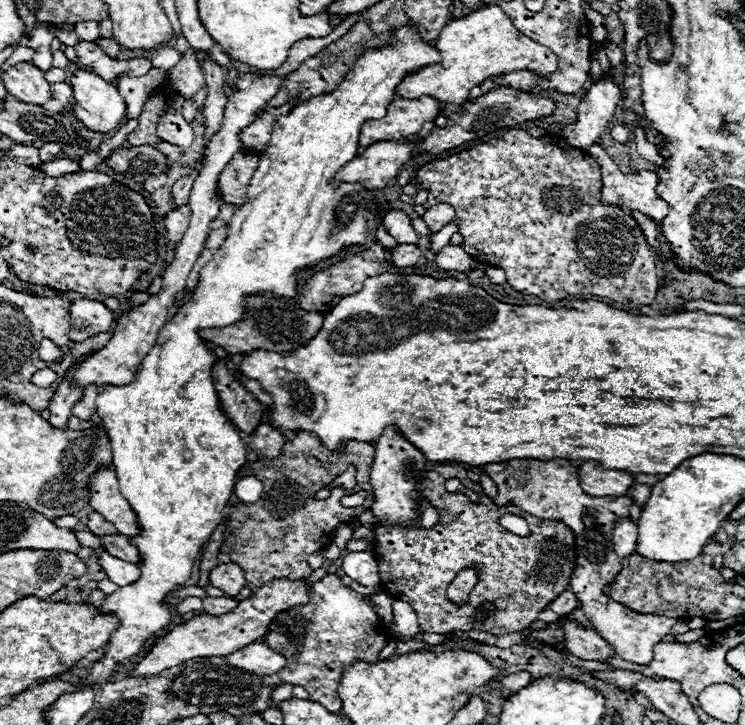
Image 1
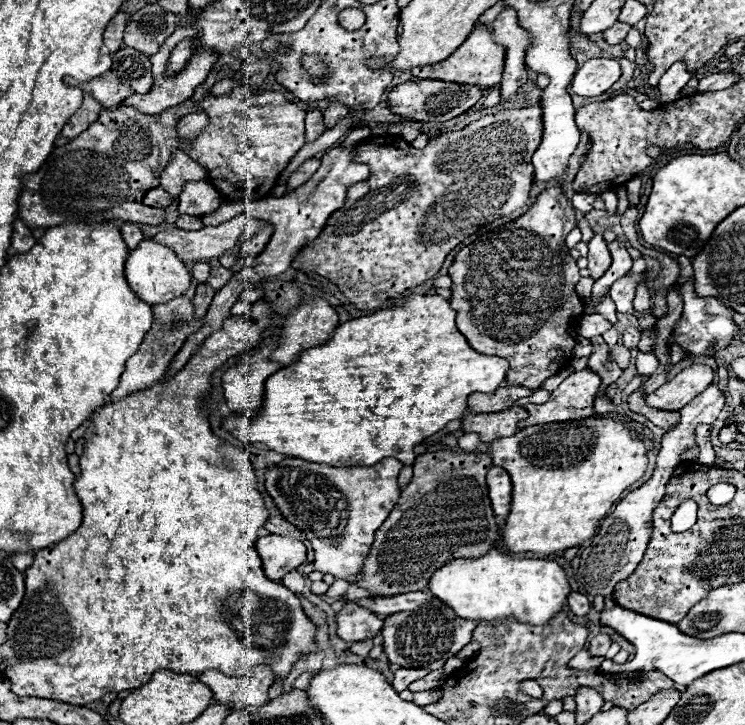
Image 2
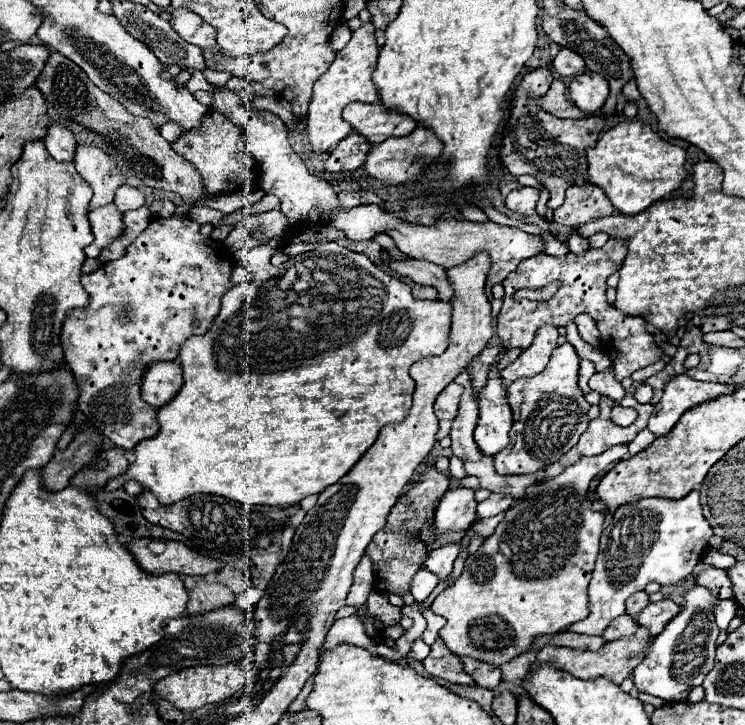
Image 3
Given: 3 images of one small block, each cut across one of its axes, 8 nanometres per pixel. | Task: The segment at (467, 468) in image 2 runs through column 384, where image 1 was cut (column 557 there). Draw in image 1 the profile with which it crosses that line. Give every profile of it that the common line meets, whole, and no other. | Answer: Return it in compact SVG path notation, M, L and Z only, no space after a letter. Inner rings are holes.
M444 462L444 464L434 464L428 472L426 478L422 478L416 484L416 492L422 494L440 514L440 522L432 528L416 528L412 524L400 524L400 526L374 526L376 534L376 546L374 546L374 558L378 562L378 574L380 574L380 586L384 592L396 600L408 602L416 614L418 614L418 624L422 632L430 634L446 634L450 630L480 630L488 634L510 634L510 632L522 632L526 630L538 614L554 600L558 594L570 588L570 576L574 572L574 532L564 526L564 522L558 520L544 520L536 518L528 512L522 512L516 506L498 506L494 504L492 498L488 498L478 482L472 480L462 480L462 484L476 494L480 494L480 504L472 504L462 492L446 492L446 480L458 478L462 480L462 466L456 462ZM504 514L516 514L522 516L528 526L530 526L530 536L516 536L508 532L506 528L500 526L500 518ZM462 568L476 568L478 570L478 582L470 592L470 598L466 606L458 608L446 598L446 588L450 582L456 578L456 574ZM482 604L494 604L496 606L496 622L490 622L492 616L476 614L478 606Z

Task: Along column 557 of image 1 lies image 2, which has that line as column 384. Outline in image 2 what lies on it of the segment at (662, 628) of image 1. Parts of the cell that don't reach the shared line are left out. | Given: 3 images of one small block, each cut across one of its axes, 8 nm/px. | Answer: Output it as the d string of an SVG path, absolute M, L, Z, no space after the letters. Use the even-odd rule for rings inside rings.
M284 458L266 470L266 492L274 498L284 518L312 542L316 552L314 568L354 584L370 552L374 532L400 498L396 478L402 466L396 458L384 458L368 468L316 466L300 458Z

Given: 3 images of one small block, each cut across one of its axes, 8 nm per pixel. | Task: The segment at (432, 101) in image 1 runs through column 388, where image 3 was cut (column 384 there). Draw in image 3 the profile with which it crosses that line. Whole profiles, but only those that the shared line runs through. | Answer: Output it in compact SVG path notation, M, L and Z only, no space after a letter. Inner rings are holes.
M352 102L342 112L344 120L350 122L354 130L364 134L372 144L380 144L386 138L408 136L418 126L414 118L398 112L390 112L382 102Z

